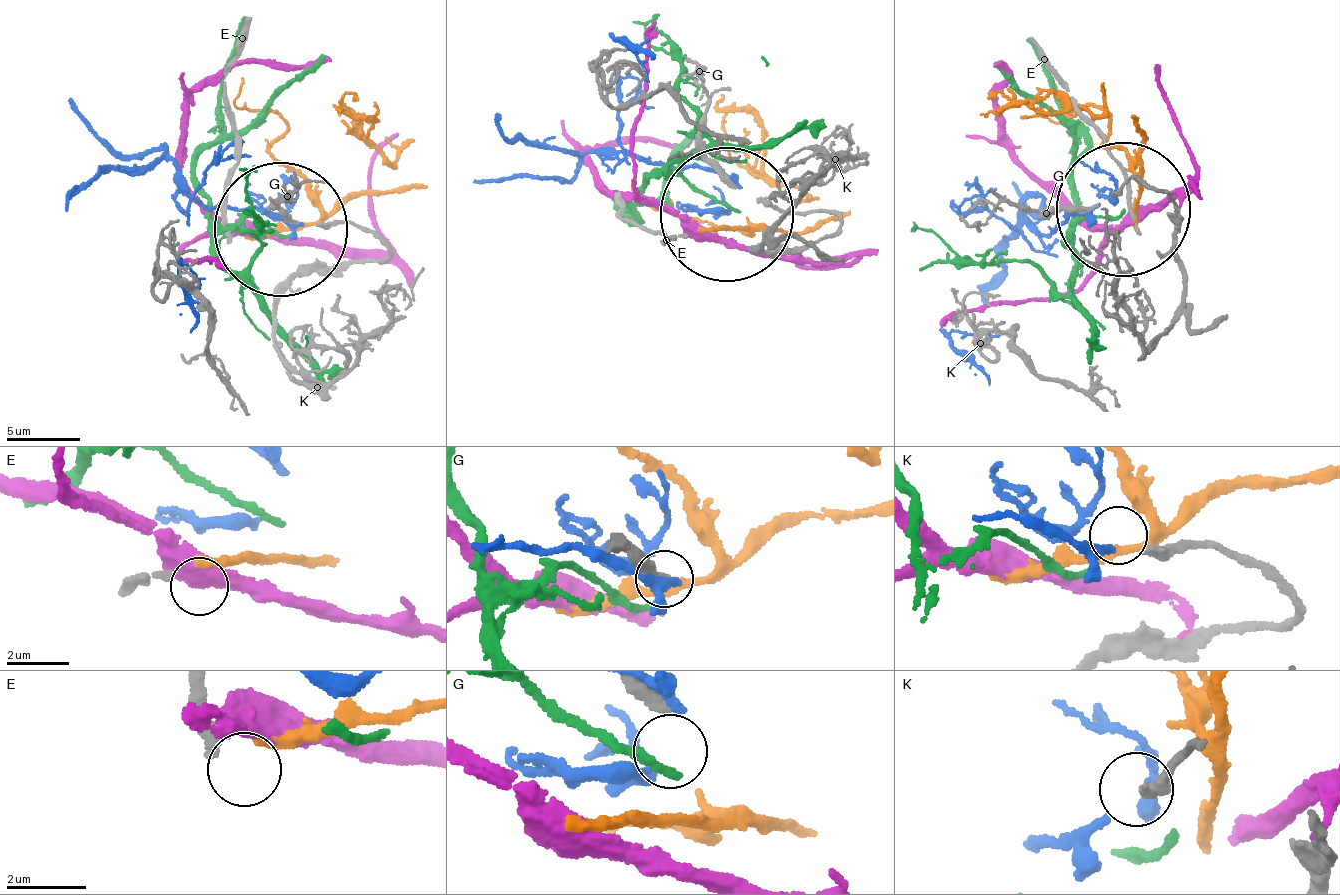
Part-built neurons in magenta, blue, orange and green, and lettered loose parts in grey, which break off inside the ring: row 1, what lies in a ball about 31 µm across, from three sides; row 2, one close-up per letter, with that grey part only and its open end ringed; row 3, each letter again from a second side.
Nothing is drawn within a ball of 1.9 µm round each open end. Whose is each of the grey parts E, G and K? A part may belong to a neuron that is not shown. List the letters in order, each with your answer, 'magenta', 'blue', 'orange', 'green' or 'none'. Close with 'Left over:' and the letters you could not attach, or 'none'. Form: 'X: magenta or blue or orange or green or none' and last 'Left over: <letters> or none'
E: none
G: green
K: none
Left over: E, K

